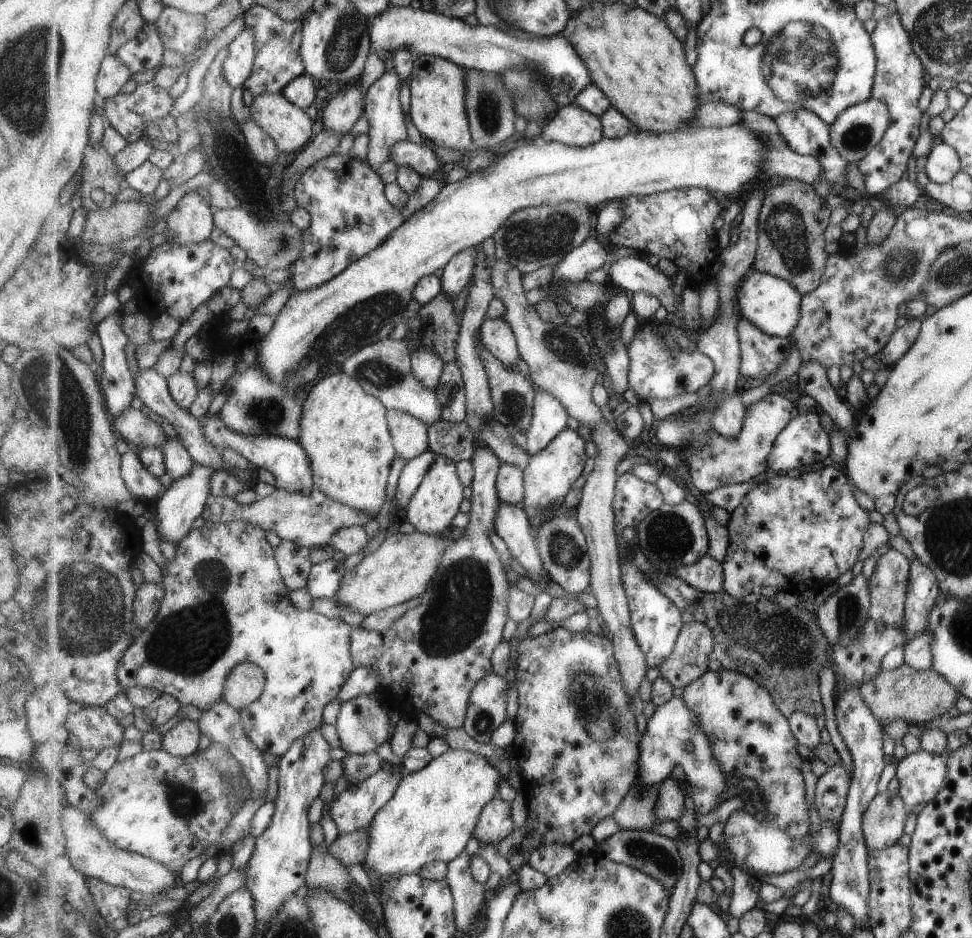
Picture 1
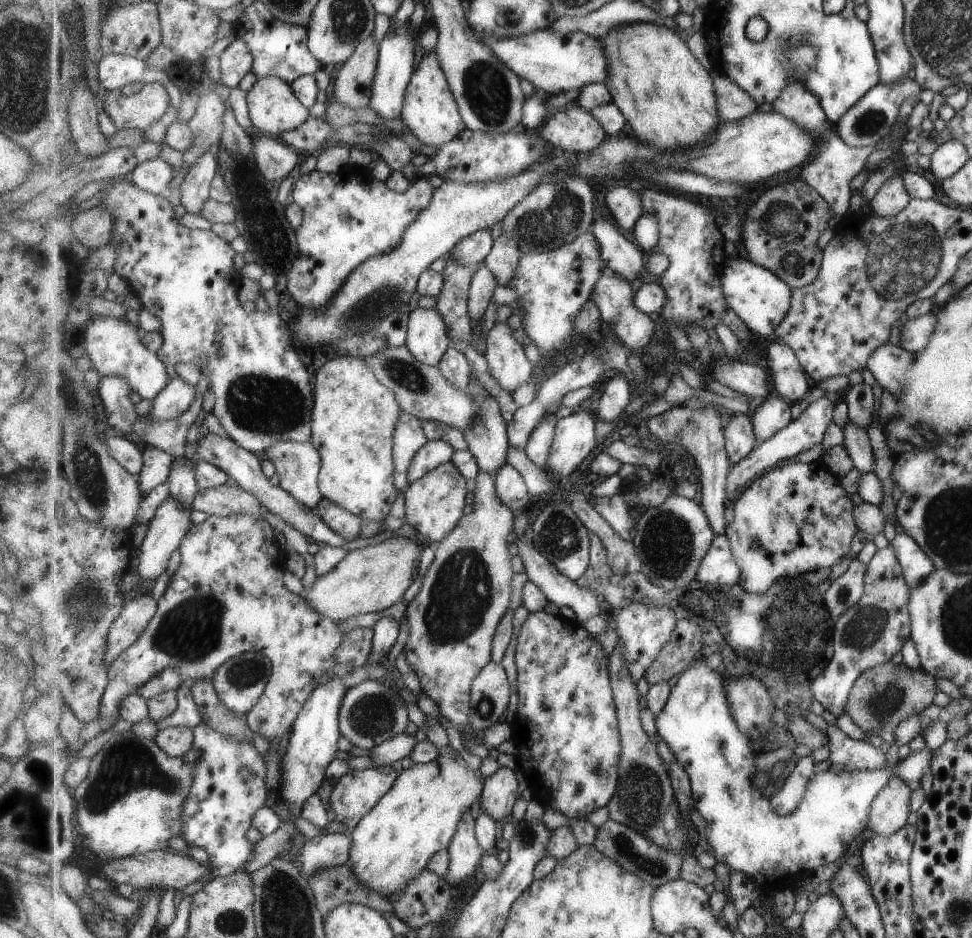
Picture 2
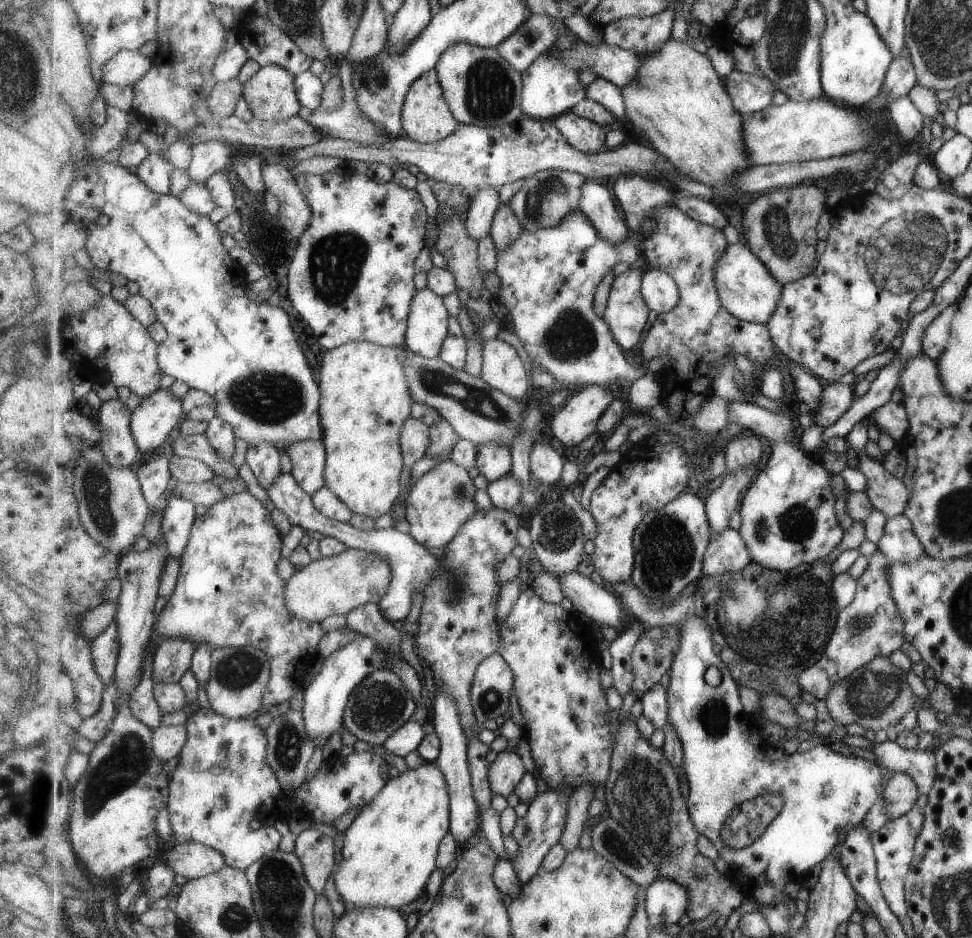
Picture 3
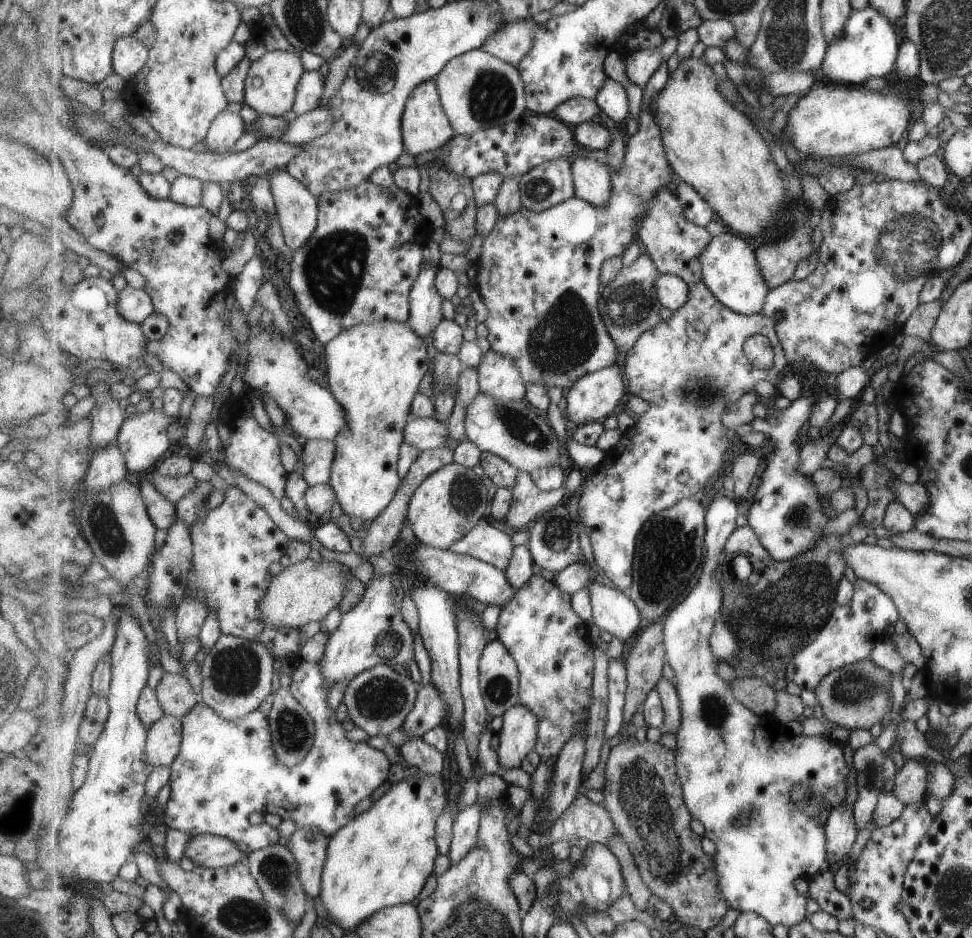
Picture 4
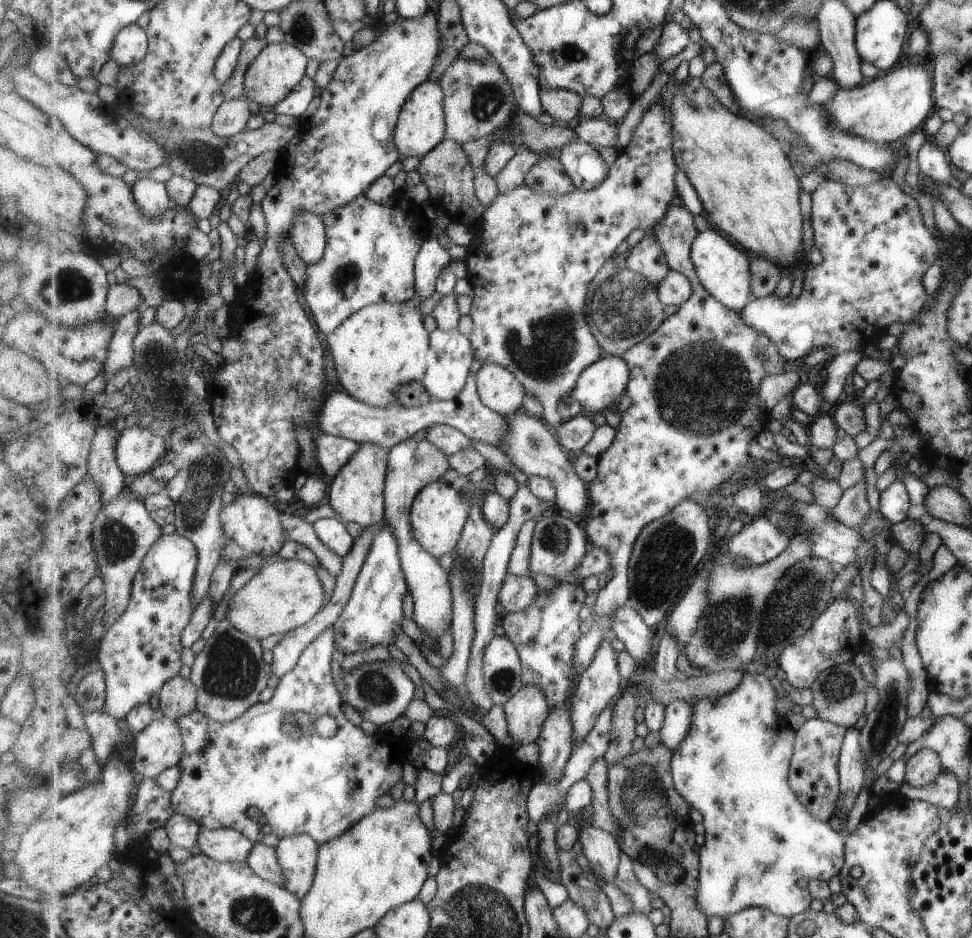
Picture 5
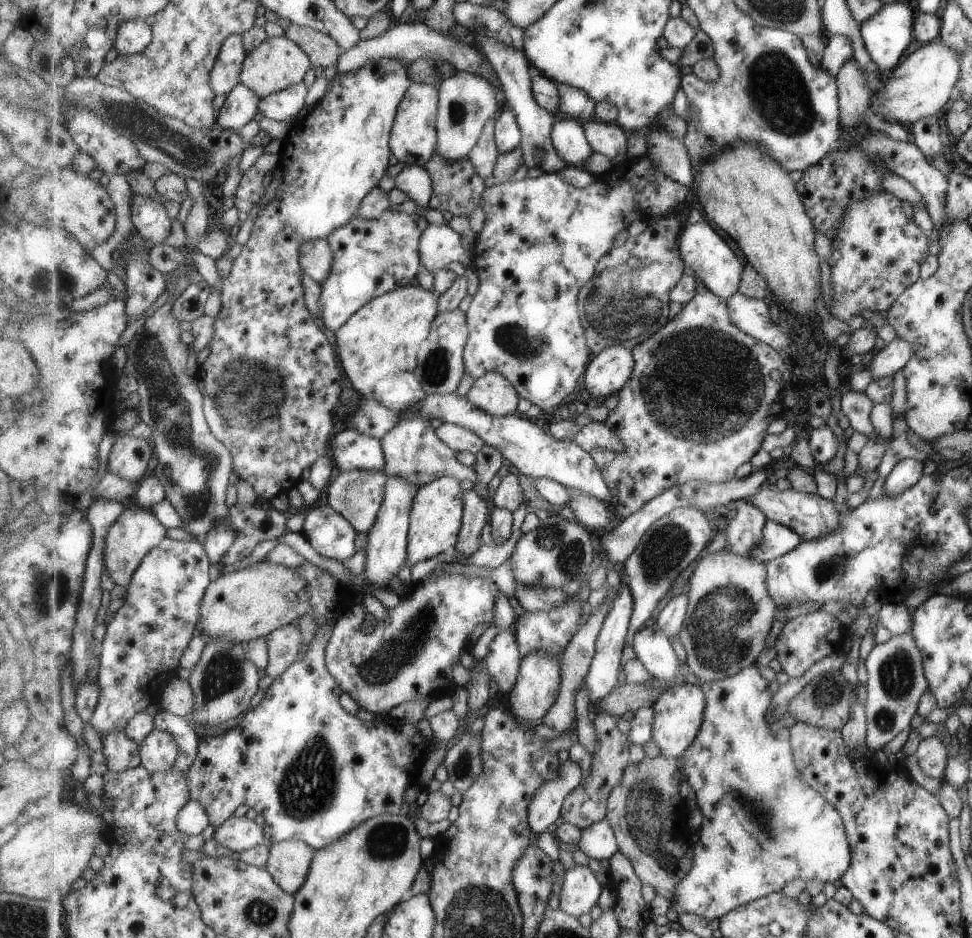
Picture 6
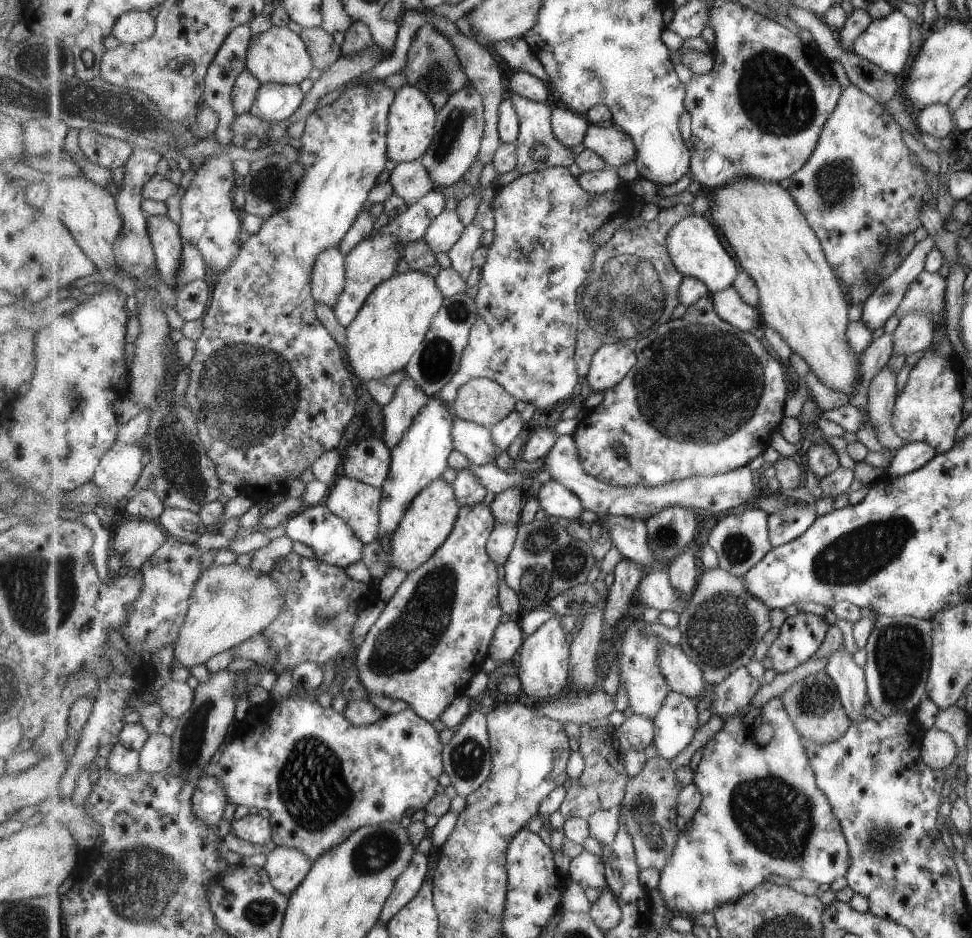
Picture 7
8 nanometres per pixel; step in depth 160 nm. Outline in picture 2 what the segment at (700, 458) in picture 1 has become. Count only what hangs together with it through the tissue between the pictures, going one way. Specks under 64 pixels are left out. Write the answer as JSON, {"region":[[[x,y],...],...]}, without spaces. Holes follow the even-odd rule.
{"region":[[[771,396],[767,400],[756,402],[752,424],[759,445],[793,421],[792,406],[793,404],[781,396]]]}

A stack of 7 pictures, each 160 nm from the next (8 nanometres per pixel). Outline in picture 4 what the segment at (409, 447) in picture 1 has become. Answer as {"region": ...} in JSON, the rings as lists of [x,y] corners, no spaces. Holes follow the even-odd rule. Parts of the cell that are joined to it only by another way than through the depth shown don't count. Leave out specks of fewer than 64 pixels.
{"region":[[[412,417],[405,427],[404,440],[419,452],[453,445],[448,426],[435,417]]]}

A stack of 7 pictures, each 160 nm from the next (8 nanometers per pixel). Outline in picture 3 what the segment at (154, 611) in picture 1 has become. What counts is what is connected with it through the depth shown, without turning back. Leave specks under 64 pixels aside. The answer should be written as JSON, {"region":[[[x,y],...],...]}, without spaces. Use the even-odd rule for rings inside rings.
{"region":[[[116,620],[92,641],[96,669],[107,686],[113,683],[116,677],[120,646],[120,626]]]}

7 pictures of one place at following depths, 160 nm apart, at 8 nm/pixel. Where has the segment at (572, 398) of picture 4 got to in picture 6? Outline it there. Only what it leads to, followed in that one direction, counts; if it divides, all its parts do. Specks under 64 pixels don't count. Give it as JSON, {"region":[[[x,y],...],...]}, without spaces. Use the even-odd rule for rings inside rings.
{"region":[[[611,345],[591,358],[584,374],[584,394],[591,397],[597,396],[600,401],[619,394],[632,378],[635,365],[635,357],[630,349],[621,345]]]}

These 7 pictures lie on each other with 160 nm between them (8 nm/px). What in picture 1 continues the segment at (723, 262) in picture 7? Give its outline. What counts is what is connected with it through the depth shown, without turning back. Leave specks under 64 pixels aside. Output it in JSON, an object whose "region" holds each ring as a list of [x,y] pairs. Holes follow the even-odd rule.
{"region":[[[752,270],[737,288],[736,306],[741,317],[747,318],[765,334],[788,338],[801,320],[803,295],[791,282],[773,274]]]}

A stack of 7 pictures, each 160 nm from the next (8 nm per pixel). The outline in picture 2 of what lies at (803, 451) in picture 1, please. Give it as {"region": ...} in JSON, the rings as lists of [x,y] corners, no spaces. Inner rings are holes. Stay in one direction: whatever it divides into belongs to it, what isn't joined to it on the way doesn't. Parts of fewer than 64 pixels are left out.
{"region":[[[823,395],[810,405],[804,404],[803,412],[797,419],[793,420],[788,426],[785,426],[785,429],[779,430],[775,436],[758,445],[747,458],[733,465],[726,481],[729,504],[734,503],[755,479],[769,472],[781,460],[789,461],[795,459],[795,456],[801,454],[803,450],[809,450],[815,444],[824,442],[831,422],[833,422],[836,405],[827,396]]]}

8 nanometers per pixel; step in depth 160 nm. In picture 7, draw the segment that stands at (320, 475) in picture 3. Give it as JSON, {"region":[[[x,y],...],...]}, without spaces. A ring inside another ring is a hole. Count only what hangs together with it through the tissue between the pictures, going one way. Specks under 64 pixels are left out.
{"region":[[[381,438],[362,439],[347,447],[342,464],[343,474],[381,487],[392,465],[392,452]]]}

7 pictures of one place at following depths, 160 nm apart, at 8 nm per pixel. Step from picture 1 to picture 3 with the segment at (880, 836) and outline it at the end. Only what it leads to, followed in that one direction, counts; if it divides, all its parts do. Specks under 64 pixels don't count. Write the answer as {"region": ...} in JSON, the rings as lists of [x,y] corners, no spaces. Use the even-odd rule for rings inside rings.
{"region":[[[893,773],[883,788],[882,799],[887,818],[894,819],[911,810],[918,795],[916,784],[910,776]]]}

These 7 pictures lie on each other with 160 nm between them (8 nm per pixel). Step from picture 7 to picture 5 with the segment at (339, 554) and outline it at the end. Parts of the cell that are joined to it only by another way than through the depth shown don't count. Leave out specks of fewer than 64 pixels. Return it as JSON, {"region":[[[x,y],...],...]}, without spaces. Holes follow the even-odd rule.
{"region":[[[339,518],[317,519],[314,522],[318,537],[337,554],[344,557],[353,548],[356,538],[347,530],[347,526]]]}

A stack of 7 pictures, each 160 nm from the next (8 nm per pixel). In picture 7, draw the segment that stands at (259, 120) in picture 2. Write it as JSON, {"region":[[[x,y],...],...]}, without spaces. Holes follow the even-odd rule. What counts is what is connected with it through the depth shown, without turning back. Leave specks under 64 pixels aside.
{"region":[[[273,25],[271,30],[252,38],[249,50],[247,70],[253,73],[262,84],[281,83],[284,85],[298,85],[309,76],[313,70],[314,62],[308,47],[301,38],[287,27]]]}

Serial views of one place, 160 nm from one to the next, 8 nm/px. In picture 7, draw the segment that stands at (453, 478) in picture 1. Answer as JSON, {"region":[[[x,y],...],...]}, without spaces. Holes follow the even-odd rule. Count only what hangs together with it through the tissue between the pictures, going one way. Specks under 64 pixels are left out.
{"region":[[[442,477],[424,488],[421,494],[413,499],[412,505],[391,538],[389,557],[393,566],[409,573],[425,564],[436,550],[445,544],[453,529],[456,528],[457,519],[460,517],[460,507],[454,486]]]}

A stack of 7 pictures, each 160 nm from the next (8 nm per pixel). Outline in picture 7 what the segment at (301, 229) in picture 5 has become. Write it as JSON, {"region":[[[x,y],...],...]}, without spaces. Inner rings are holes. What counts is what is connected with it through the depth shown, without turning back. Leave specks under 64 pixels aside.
{"region":[[[339,246],[323,250],[318,254],[312,272],[313,296],[332,309],[335,308],[341,293],[345,290],[347,275],[344,255]]]}

